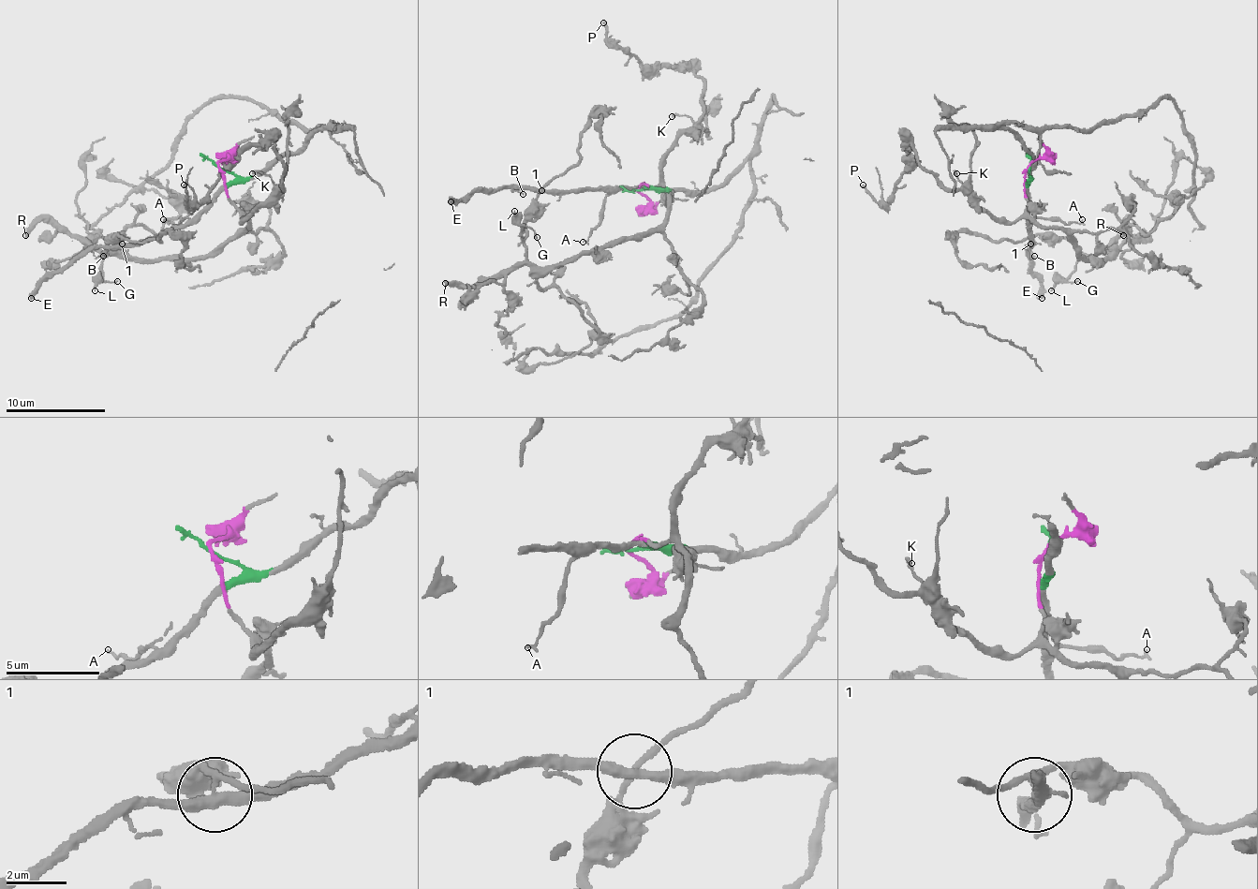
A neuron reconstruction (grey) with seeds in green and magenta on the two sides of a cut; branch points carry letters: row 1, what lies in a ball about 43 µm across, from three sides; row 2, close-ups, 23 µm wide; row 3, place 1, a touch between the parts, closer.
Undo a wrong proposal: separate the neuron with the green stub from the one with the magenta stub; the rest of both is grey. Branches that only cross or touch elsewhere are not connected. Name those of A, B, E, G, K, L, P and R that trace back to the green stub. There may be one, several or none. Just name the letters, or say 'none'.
A, B, E

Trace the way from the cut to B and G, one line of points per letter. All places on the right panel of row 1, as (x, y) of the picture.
B: (1030, 166), (1028, 224), (1030, 254), (1035, 257)
G: (1030, 166), (1025, 209), (1043, 226), (1058, 226), (1083, 257), (1107, 254), (1080, 259), (1068, 281), (1077, 281)

